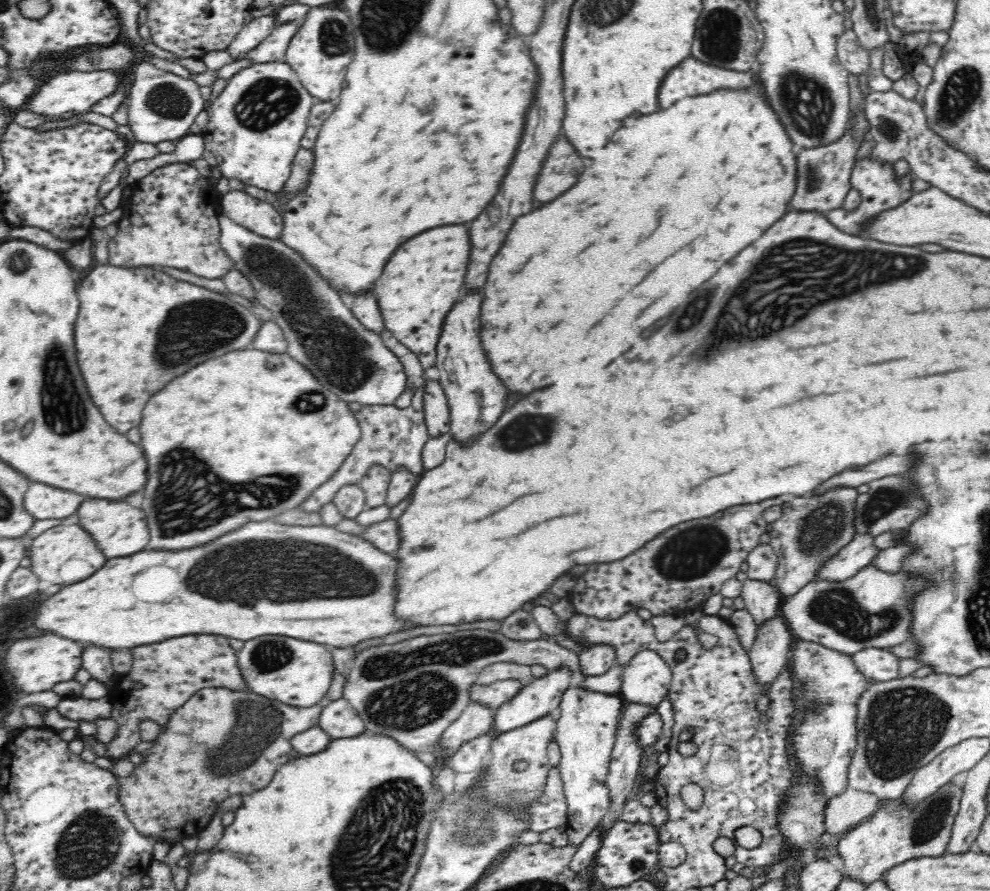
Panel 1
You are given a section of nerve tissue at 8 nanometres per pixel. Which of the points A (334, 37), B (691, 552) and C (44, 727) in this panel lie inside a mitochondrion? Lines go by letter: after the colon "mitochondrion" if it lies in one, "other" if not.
A: mitochondrion
B: mitochondrion
C: other

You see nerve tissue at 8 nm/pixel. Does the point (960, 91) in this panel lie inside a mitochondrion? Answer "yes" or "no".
yes

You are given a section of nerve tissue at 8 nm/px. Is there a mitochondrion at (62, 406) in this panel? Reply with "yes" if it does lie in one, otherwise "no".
yes

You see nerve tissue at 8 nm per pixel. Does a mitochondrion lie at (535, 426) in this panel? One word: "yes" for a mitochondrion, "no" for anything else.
yes

